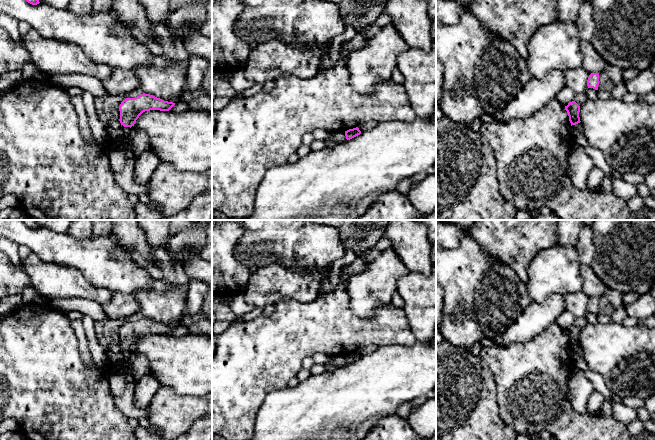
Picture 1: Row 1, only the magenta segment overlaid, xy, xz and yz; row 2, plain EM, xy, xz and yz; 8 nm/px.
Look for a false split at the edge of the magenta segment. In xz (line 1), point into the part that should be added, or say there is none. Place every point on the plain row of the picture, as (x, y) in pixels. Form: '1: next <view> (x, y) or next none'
1: next none

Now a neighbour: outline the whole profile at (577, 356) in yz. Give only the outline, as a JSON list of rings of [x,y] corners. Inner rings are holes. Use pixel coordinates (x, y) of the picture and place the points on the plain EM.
[[[581,346],[571,350],[571,359],[573,367],[576,367],[584,372],[588,369]]]

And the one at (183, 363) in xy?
[[[190,332],[183,336],[145,335],[131,354],[146,356],[149,374],[160,386],[171,388],[177,395],[204,396],[212,393],[212,336]]]

